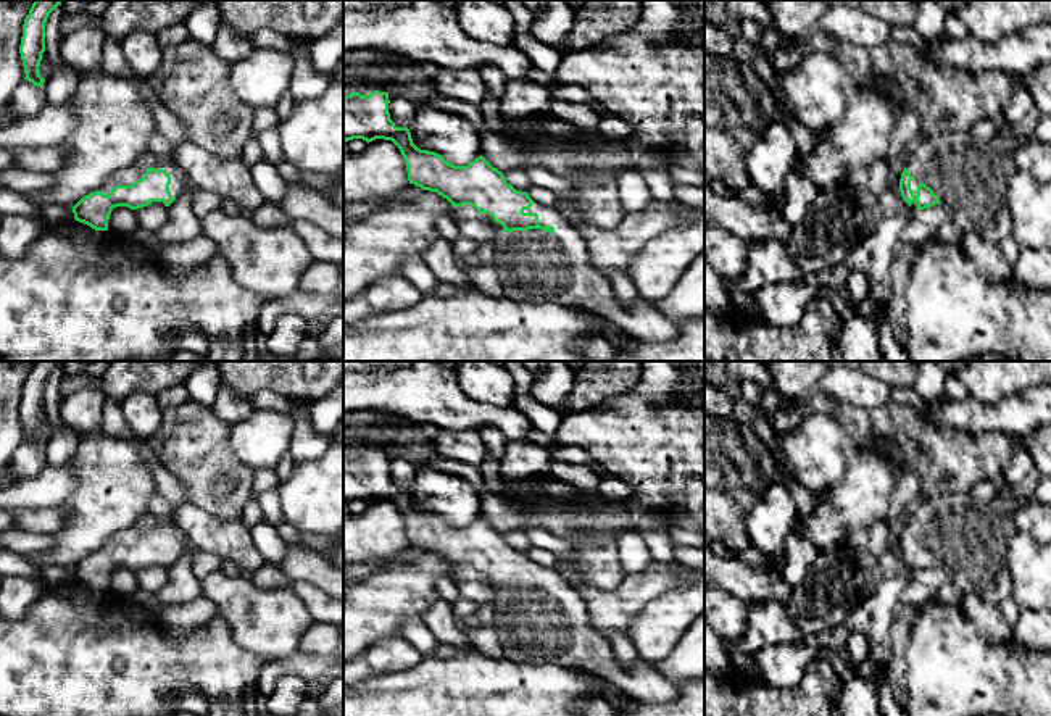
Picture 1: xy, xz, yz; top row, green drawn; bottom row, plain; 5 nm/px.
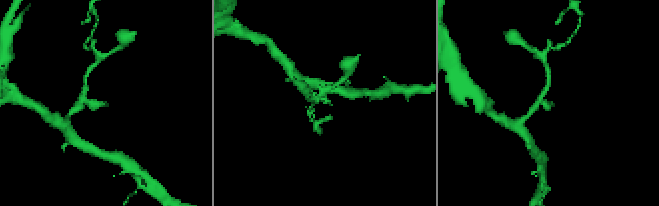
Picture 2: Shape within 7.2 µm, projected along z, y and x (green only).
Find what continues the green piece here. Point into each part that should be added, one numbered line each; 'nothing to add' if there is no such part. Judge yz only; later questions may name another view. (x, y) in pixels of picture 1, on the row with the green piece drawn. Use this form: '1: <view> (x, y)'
1: yz (969, 181)

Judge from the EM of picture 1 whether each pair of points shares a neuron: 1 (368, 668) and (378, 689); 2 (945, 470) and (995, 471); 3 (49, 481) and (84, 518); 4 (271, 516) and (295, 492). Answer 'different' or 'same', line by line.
1: different
2: same
3: different
4: different

